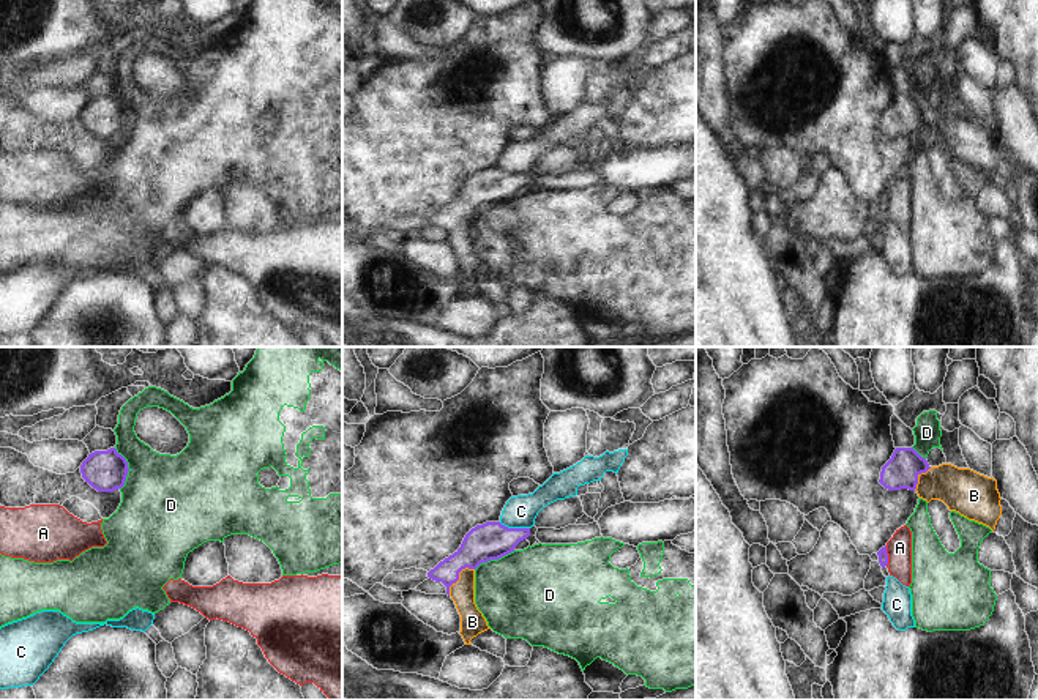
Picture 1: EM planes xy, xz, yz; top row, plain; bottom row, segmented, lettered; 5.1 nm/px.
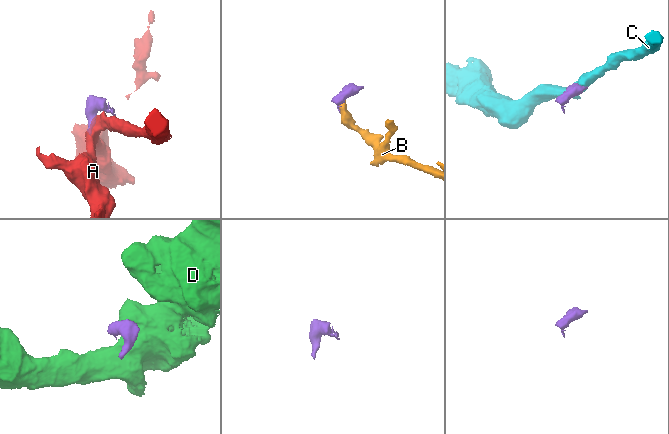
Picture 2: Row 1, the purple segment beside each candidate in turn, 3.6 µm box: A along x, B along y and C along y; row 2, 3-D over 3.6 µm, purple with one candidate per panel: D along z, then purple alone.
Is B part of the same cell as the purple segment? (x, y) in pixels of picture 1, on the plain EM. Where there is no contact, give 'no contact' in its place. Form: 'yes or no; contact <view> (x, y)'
yes; contact xz (458, 224)

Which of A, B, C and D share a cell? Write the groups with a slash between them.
A / B / C / D

